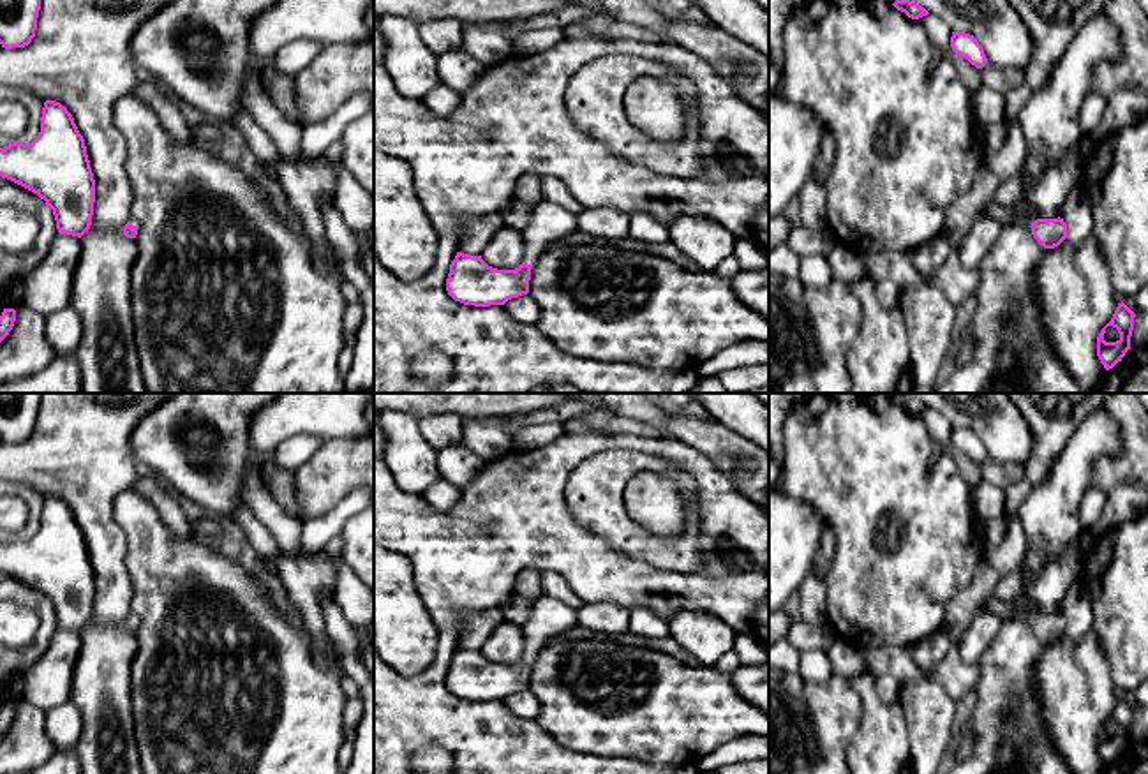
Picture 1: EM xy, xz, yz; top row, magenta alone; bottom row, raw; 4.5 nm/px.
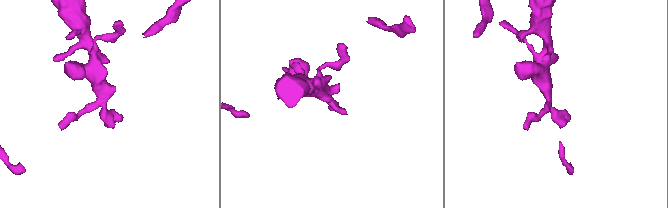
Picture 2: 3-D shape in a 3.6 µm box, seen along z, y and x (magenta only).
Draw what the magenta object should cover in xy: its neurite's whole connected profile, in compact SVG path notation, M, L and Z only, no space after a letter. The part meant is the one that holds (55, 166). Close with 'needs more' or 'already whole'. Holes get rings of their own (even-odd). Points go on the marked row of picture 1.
M46 100L39 136L25 145L21 141L0 148L0 176L7 178L46 201L53 210L60 234L81 238L92 226L95 203L95 180L86 155L85 139L65 106Z | already whole

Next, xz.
M548 201L533 206L526 226L526 257L515 270L488 266L481 256L457 252L446 279L448 294L464 305L504 305L529 293L531 264L550 245L577 229L577 215Z | needs more

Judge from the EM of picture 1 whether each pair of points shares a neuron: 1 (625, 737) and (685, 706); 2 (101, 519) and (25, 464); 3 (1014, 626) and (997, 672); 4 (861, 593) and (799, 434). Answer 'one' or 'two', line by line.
1: one
2: one
3: one
4: one

